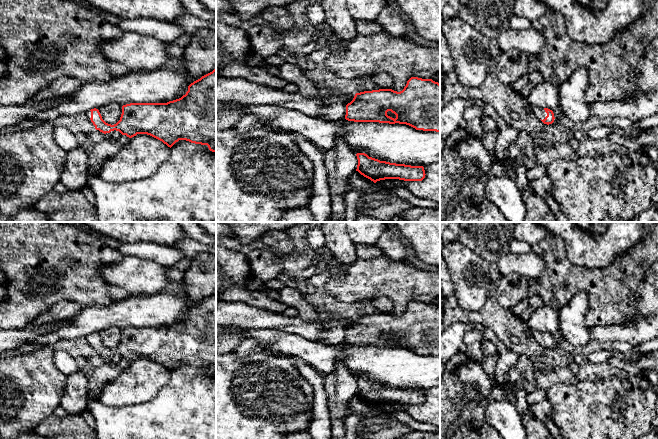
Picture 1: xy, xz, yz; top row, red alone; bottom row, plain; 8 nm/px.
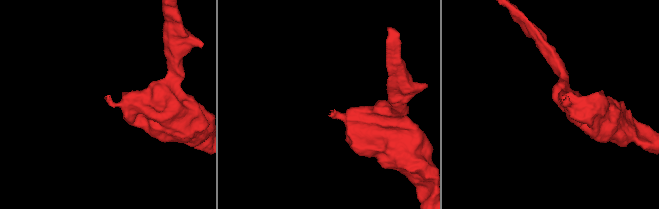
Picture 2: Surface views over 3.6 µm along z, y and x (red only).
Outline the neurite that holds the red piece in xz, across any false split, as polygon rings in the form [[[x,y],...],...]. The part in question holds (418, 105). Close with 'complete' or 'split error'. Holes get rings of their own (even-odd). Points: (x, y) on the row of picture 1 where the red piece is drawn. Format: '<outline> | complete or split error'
[[[411,77],[400,92],[379,89],[356,93],[346,105],[345,119],[399,123],[416,130],[440,132],[440,84]]] | complete

